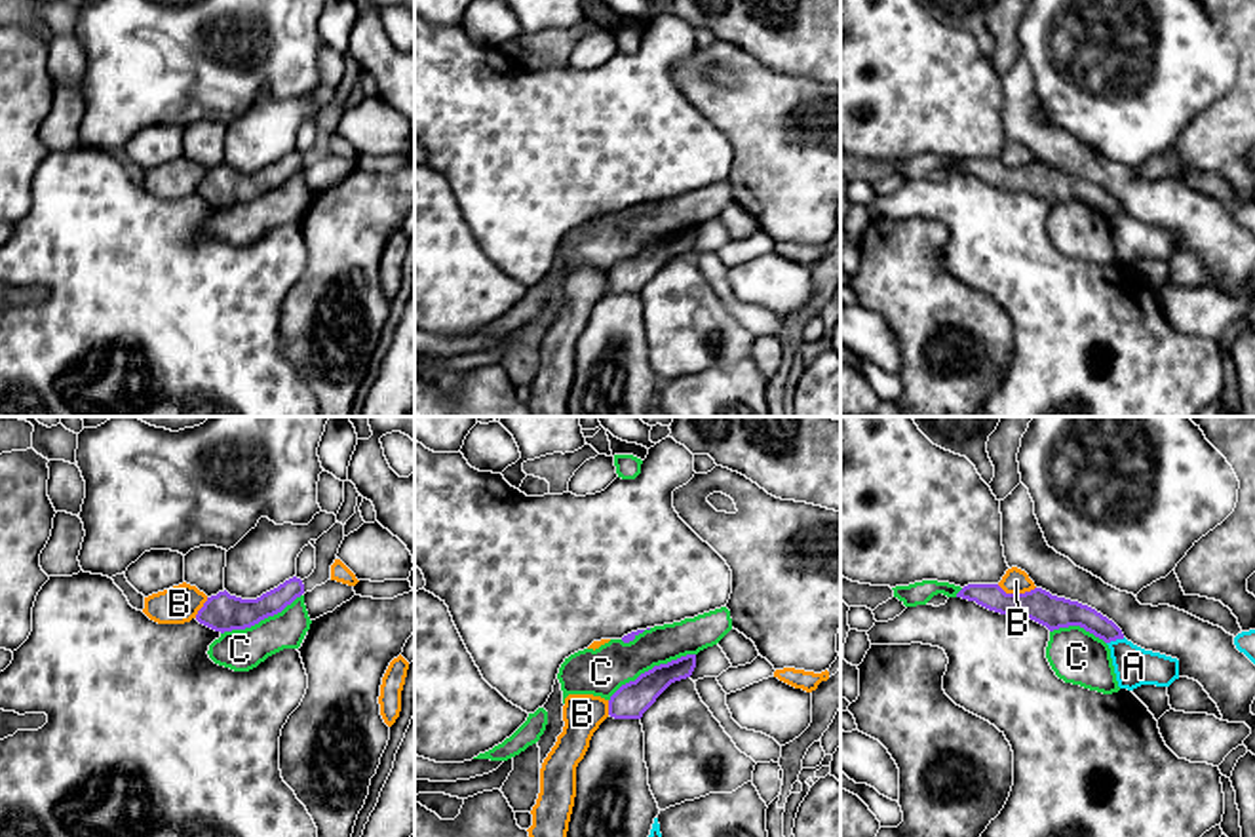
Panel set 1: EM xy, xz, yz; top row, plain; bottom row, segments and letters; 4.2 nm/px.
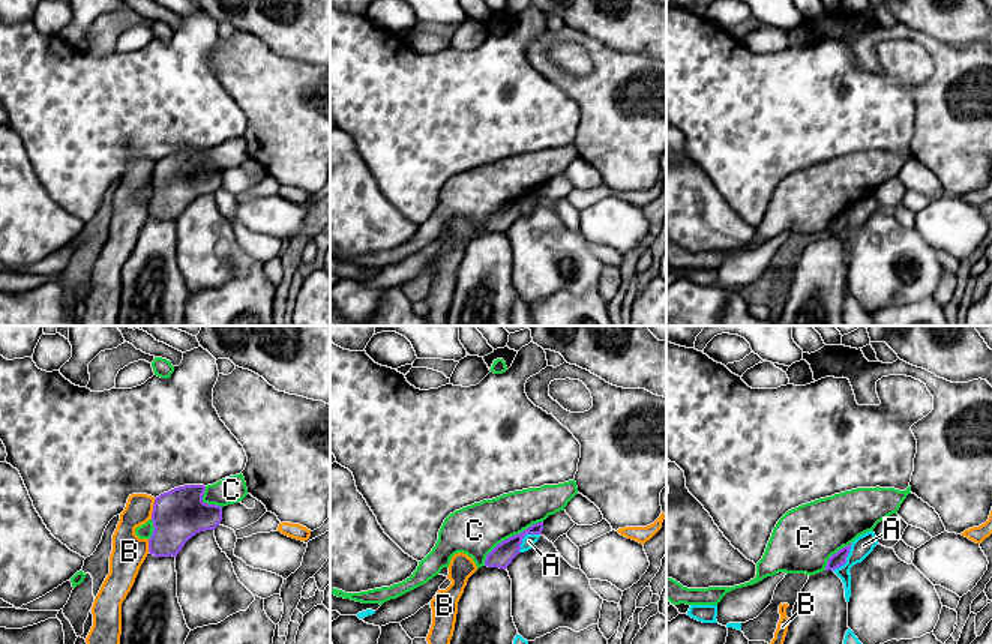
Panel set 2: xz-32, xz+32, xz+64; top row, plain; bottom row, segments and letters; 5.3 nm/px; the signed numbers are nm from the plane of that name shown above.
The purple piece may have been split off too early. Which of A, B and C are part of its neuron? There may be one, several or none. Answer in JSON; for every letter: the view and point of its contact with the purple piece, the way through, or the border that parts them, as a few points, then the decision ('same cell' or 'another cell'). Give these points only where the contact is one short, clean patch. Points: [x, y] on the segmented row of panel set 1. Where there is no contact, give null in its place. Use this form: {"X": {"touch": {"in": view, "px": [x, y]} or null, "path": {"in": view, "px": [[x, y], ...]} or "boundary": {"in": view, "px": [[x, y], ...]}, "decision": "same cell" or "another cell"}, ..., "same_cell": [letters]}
{"A": {"touch": {"in": "yz", "px": [1115, 640]}, "boundary": {"in": "yz", "px": [[1124, 638], [1107, 643]]}, "decision": "another cell"}, "B": {"touch": {"in": "yz", "px": [1016, 594]}, "decision": "another cell"}, "C": {"touch": {"in": "xz", "px": [653, 668]}, "decision": "another cell"}, "same_cell": []}

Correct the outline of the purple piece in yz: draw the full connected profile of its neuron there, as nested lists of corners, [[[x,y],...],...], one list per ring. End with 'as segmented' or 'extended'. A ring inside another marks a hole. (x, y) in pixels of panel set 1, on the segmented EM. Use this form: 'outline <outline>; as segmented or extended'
outline [[[968,584],[956,597],[975,601],[989,611],[1014,618],[1031,618],[1050,632],[1080,626],[1105,643],[1124,639],[1122,630],[1095,609],[1052,595],[1042,588],[1025,594],[1006,594],[998,584]]]; as segmented

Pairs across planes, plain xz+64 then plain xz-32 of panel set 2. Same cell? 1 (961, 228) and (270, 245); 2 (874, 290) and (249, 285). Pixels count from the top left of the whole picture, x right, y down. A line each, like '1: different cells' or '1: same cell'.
1: different cells
2: different cells

